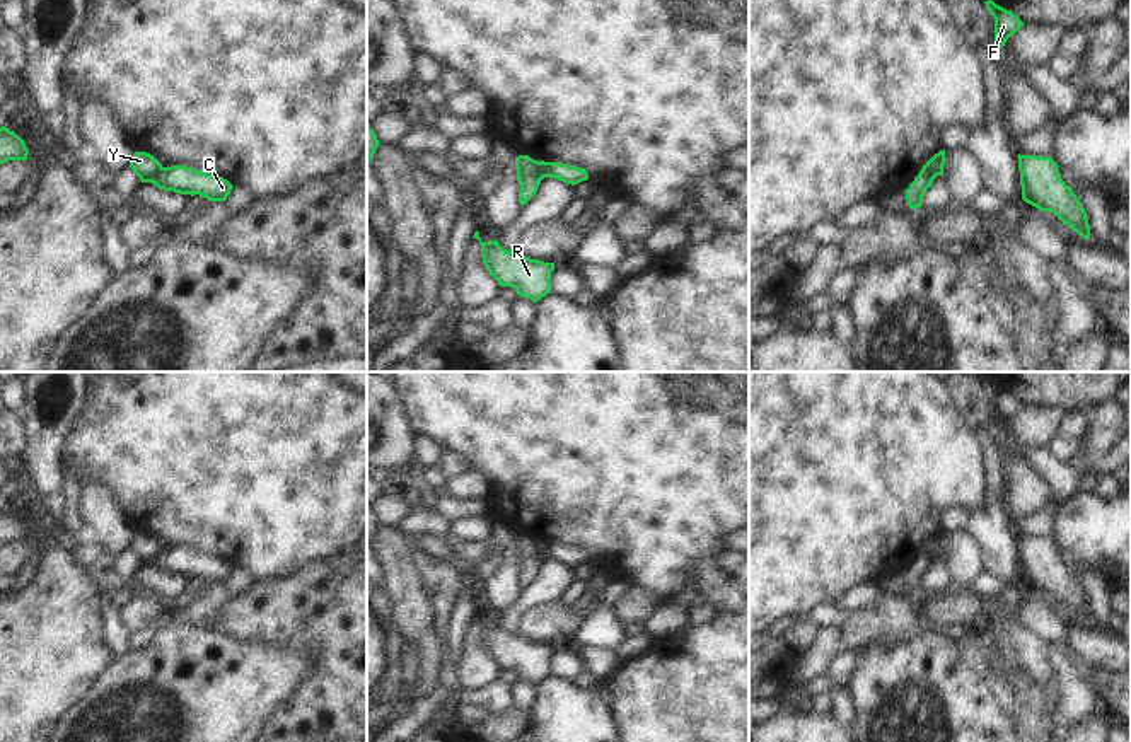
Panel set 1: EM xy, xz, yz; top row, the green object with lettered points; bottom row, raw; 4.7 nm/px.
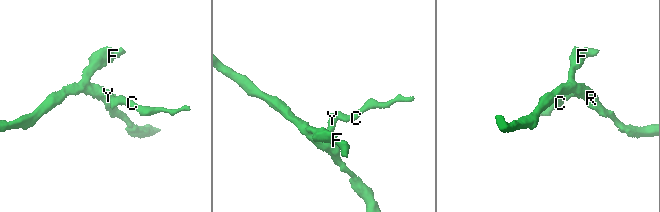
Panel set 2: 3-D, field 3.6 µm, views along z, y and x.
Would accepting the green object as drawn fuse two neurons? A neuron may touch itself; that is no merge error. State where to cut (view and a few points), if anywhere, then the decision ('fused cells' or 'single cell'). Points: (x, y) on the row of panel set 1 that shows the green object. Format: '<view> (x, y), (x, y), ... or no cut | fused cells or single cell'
xz (538, 162), (543, 178) | fused cells

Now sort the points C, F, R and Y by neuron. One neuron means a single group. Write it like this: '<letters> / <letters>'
C / F R Y

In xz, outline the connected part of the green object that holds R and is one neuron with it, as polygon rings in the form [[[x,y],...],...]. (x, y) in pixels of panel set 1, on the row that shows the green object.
[[[478,230],[473,237],[479,241],[483,263],[500,287],[512,287],[534,304],[551,293],[554,263],[531,259],[517,249],[505,251],[498,241],[483,242]]]

